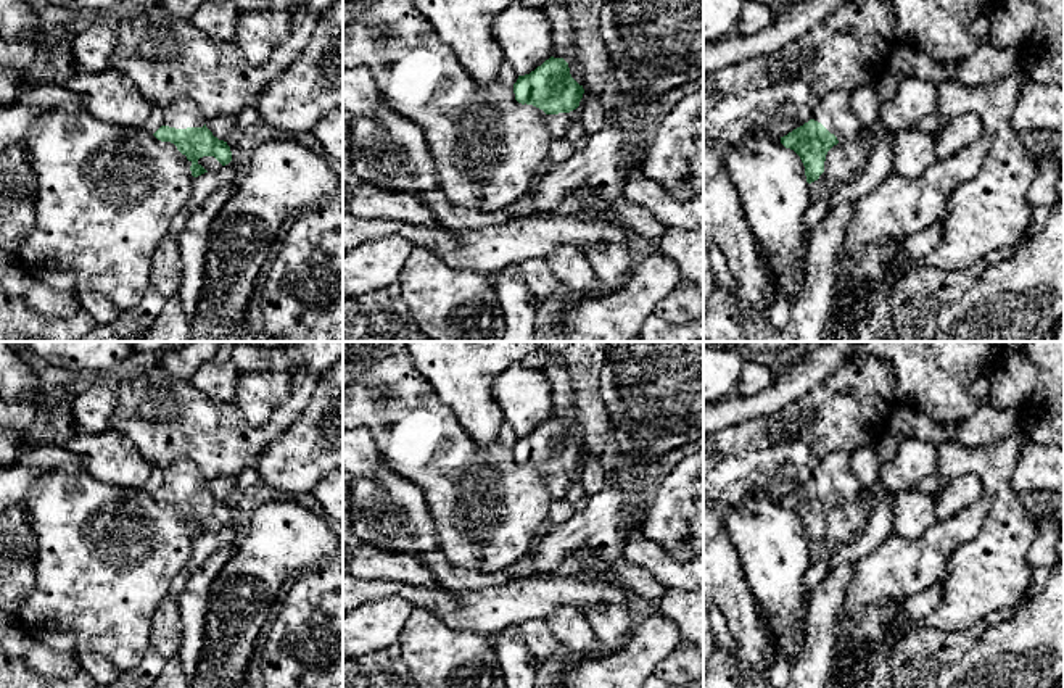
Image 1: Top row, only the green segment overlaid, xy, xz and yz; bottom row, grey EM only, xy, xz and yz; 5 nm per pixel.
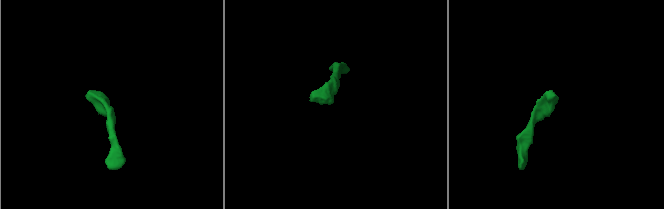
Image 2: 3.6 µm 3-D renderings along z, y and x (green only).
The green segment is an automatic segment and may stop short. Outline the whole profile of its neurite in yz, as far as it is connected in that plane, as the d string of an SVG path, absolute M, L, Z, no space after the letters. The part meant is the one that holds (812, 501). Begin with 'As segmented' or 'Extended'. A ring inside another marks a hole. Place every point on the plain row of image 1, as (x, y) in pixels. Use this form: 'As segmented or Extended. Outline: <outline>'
Extended. Outline: M831 453L813 480L781 498L781 504L800 517L808 545L824 533L827 512L839 503L855 501L863 490L850 472L850 459L848 453Z

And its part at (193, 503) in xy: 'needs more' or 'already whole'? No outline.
needs more

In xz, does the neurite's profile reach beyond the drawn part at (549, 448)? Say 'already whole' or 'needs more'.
needs more

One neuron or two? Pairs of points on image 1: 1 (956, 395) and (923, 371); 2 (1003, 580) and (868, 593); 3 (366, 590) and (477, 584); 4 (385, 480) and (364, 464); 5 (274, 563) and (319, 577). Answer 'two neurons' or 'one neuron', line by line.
1: one neuron
2: two neurons
3: two neurons
4: two neurons
5: two neurons

